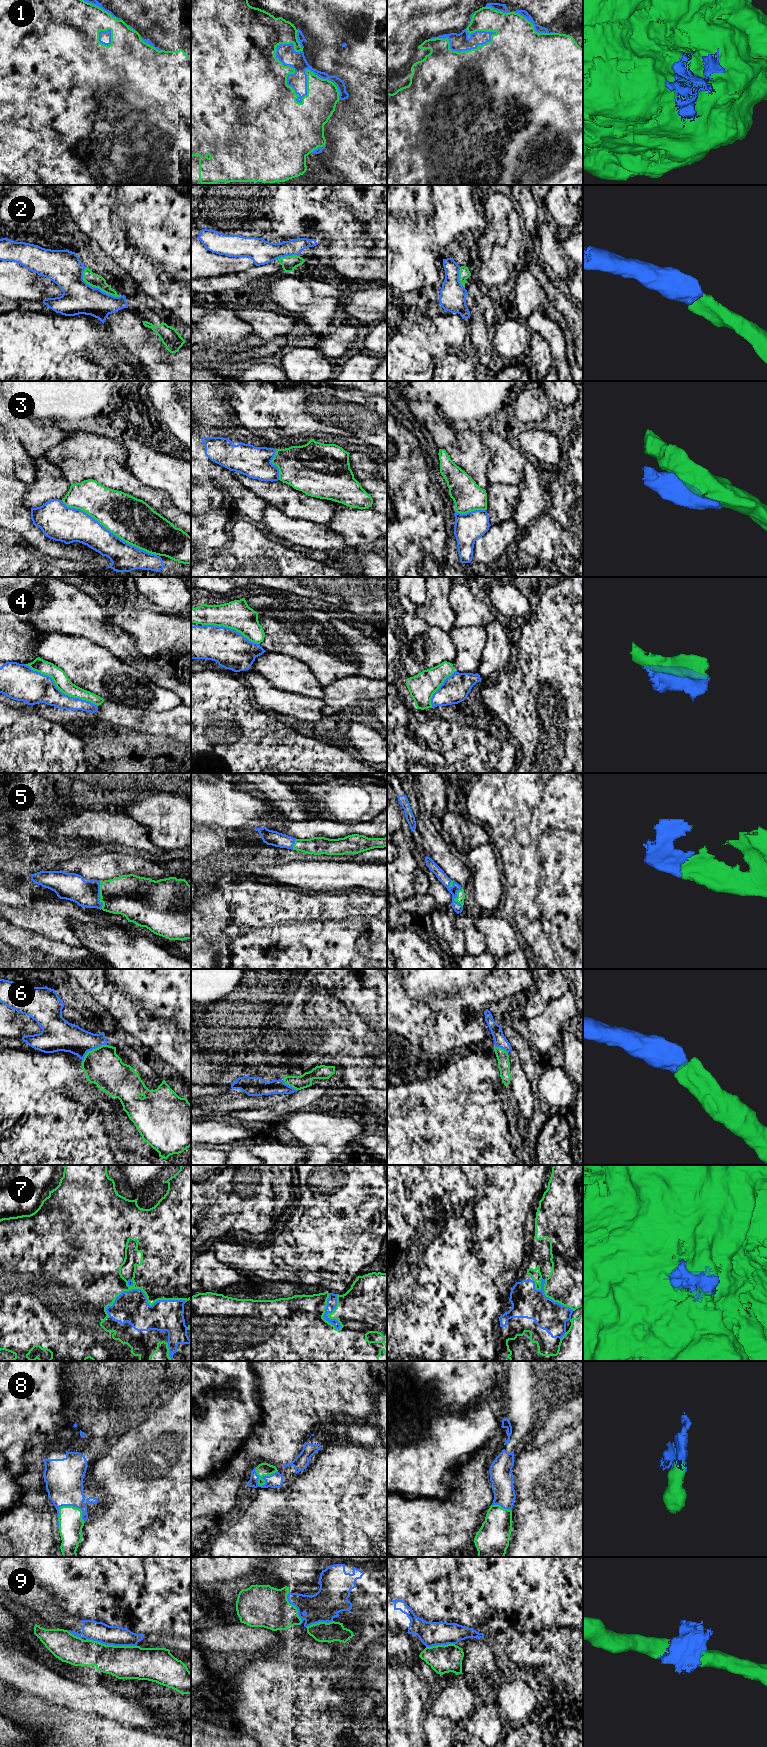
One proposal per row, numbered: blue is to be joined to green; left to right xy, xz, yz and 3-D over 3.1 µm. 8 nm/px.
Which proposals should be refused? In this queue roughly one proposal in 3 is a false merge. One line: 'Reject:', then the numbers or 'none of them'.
Reject: 1, 2, 3, 4, 9

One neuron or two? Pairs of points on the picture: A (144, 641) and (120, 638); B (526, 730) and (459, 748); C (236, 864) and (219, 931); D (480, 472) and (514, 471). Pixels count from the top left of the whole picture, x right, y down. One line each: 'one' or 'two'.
A: two
B: two
C: two
D: two

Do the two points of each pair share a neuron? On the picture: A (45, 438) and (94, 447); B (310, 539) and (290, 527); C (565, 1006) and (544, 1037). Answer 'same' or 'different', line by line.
A: different
B: same
C: same

